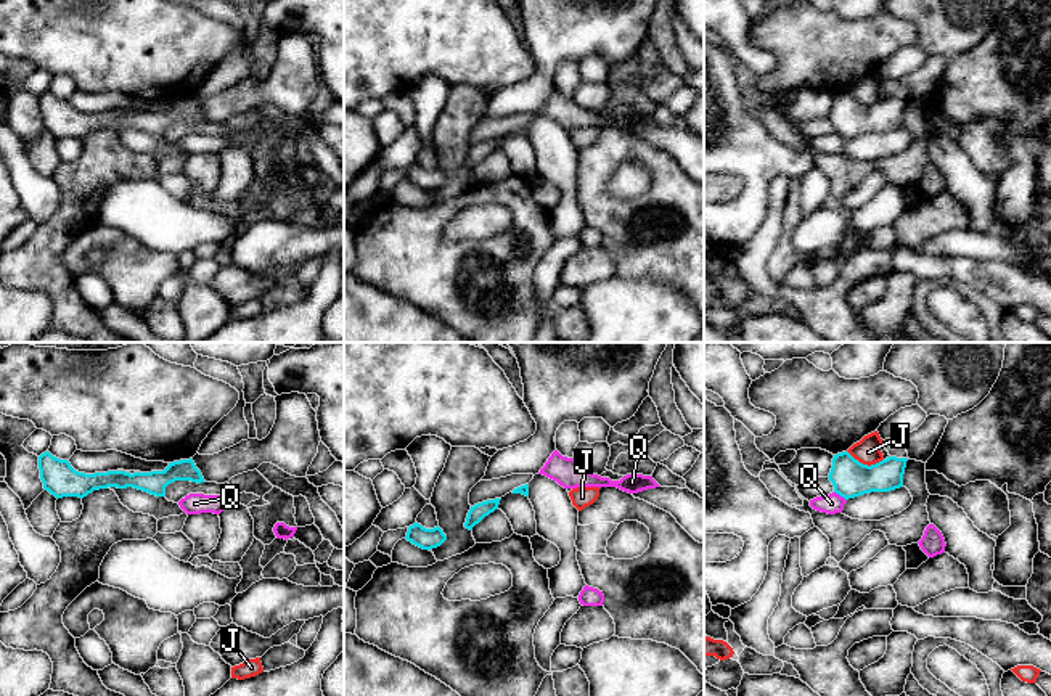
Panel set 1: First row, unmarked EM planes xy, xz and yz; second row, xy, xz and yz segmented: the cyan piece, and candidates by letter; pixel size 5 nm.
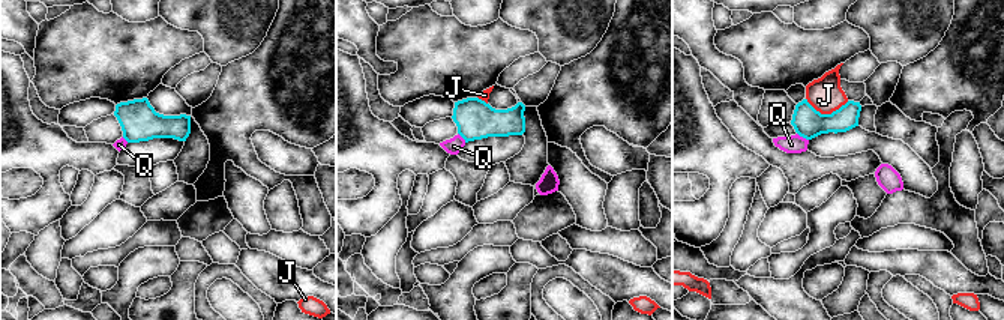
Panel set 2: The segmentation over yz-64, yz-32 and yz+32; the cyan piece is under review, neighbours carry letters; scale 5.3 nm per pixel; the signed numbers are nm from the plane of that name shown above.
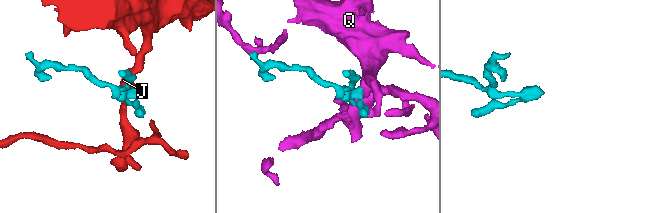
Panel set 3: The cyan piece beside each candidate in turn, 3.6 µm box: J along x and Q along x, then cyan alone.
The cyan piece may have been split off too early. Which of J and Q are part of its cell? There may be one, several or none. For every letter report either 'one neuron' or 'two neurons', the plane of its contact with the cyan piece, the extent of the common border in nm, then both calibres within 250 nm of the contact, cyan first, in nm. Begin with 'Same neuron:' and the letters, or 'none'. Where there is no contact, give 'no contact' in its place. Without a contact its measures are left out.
Same neuron: Q
J: two neurons | yz | 190 nm | 190/130 nm
Q: one neuron | yz | 80 nm | 190/100 nm

